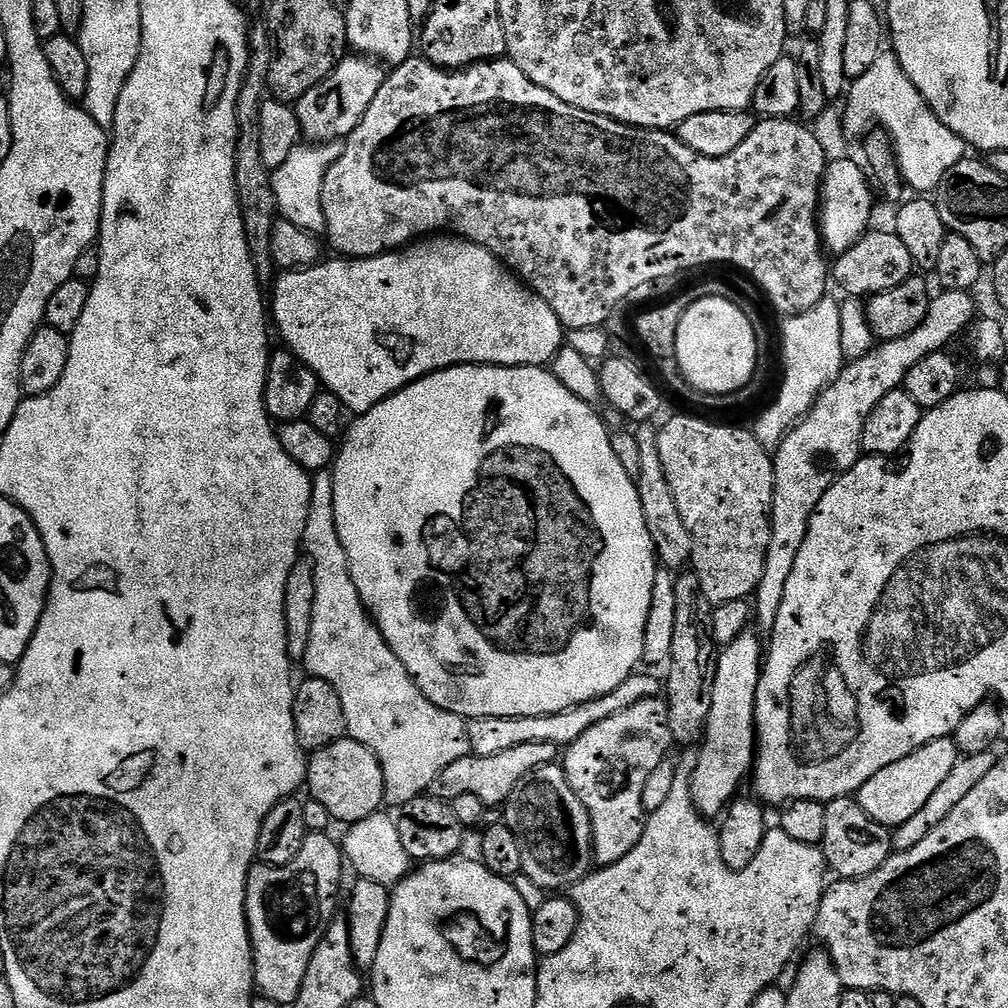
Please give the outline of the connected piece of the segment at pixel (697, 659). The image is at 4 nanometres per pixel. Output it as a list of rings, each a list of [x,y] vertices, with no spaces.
[[[681,571],[675,577],[675,583],[674,638],[666,663],[668,729],[671,730],[673,741],[677,745],[680,743],[692,746],[692,743],[695,745],[704,735],[704,725],[707,724],[710,714],[710,702],[714,698],[714,674],[718,655],[718,645],[712,633],[714,606],[702,594],[702,586],[695,572]]]

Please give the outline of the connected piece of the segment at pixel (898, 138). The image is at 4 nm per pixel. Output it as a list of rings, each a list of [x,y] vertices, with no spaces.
[[[891,50],[880,52],[877,60],[870,66],[870,70],[866,70],[866,74],[862,74],[862,78],[851,81],[846,92],[847,100],[848,105],[844,108],[845,130],[850,135],[860,138],[877,126],[884,129],[892,141],[892,148],[896,153],[896,164],[900,168],[905,185],[911,191],[912,188],[916,191],[913,193],[935,193],[942,178],[946,178],[946,170],[958,166],[958,162],[965,159],[964,139],[958,134],[954,134],[954,130],[950,130],[950,126],[946,126],[946,122],[942,122],[942,118],[938,118],[938,114],[934,114],[934,110],[928,105],[926,98],[922,98],[918,86],[914,86],[914,82],[910,82],[910,78],[906,74],[906,70],[902,70],[902,62],[898,62],[895,52]]]

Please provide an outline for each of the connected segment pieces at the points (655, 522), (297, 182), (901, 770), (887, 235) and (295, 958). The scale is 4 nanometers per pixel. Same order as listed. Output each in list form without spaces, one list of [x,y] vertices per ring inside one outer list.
[[[640,426],[635,429],[639,447],[641,473],[635,479],[636,489],[642,502],[642,514],[646,518],[646,526],[650,530],[650,538],[656,547],[656,559],[663,567],[671,570],[684,570],[692,559],[692,539],[686,530],[686,522],[682,522],[682,514],[678,514],[678,506],[674,503],[674,494],[670,494],[670,482],[666,482],[666,474],[662,470],[662,458],[658,458],[658,432],[652,426]]]
[[[304,142],[294,150],[290,150],[290,158],[286,158],[286,162],[282,162],[282,166],[278,166],[272,172],[276,211],[283,219],[294,222],[294,226],[307,232],[317,234],[324,232],[326,218],[322,214],[322,182],[330,166],[338,162],[343,149],[343,143],[340,142],[325,144]]]
[[[951,737],[936,739],[914,754],[907,755],[897,763],[883,767],[869,782],[863,784],[856,793],[856,799],[866,814],[887,828],[895,828],[906,822],[911,815],[925,805],[931,794],[938,790],[943,779],[950,774],[960,757],[959,748]]]
[[[869,230],[864,233],[864,237],[850,250],[839,253],[835,257],[830,268],[830,276],[838,287],[852,298],[867,298],[878,292],[894,290],[906,278],[913,275],[914,265],[910,258],[910,250],[906,250],[906,245],[902,243],[902,238],[896,236],[895,231],[875,232]]]
[[[313,832],[302,842],[302,850],[290,861],[286,866],[275,868],[269,864],[253,863],[252,869],[248,871],[248,881],[246,882],[246,918],[248,919],[248,937],[252,943],[252,978],[254,988],[259,995],[266,997],[267,1000],[278,1002],[282,1006],[292,1005],[298,998],[298,994],[302,990],[302,978],[306,978],[306,966],[310,962],[310,958],[314,954],[314,950],[318,946],[318,942],[322,942],[322,934],[327,930],[330,923],[337,915],[336,912],[336,895],[340,892],[340,879],[346,873],[346,861],[342,855],[342,848],[339,843],[336,844],[331,840],[331,835],[323,832]]]

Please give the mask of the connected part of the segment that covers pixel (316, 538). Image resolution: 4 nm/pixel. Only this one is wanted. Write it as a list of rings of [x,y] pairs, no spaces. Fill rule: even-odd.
[[[331,471],[317,472],[312,476],[310,514],[306,518],[302,548],[306,556],[308,552],[307,559],[314,570],[314,622],[310,622],[310,646],[306,646],[303,667],[308,667],[309,677],[330,682],[330,686],[338,690],[338,698],[342,698],[342,710],[346,714],[347,735],[369,748],[382,766],[385,805],[399,806],[410,802],[425,795],[431,789],[434,778],[438,778],[438,774],[442,774],[442,770],[446,770],[450,762],[458,762],[458,758],[469,755],[465,717],[455,716],[453,712],[434,706],[434,702],[430,702],[424,697],[422,690],[418,690],[406,666],[389,662],[372,664],[368,668],[368,656],[388,658],[392,656],[392,651],[386,638],[382,638],[368,611],[364,609],[358,586],[354,586],[346,550],[342,550],[342,538],[338,538],[334,522],[334,482]]]

